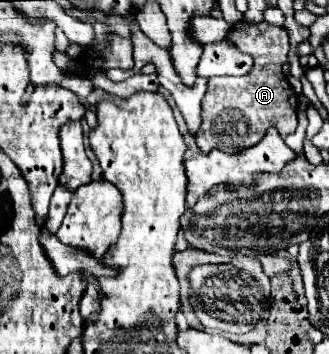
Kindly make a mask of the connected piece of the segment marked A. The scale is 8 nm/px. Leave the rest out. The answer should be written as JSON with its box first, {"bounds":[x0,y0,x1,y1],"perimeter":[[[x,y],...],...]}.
{"bounds":[196,21,298,153],"perimeter":[[[242,21],[228,31],[226,41],[252,55],[254,71],[244,77],[208,81],[208,91],[202,99],[202,127],[196,133],[196,145],[204,153],[208,153],[210,149],[234,151],[238,147],[250,147],[266,135],[266,129],[270,125],[274,125],[282,133],[282,137],[294,133],[298,125],[298,95],[282,73],[282,65],[290,49],[288,31],[284,27],[274,27],[266,21]]]}

